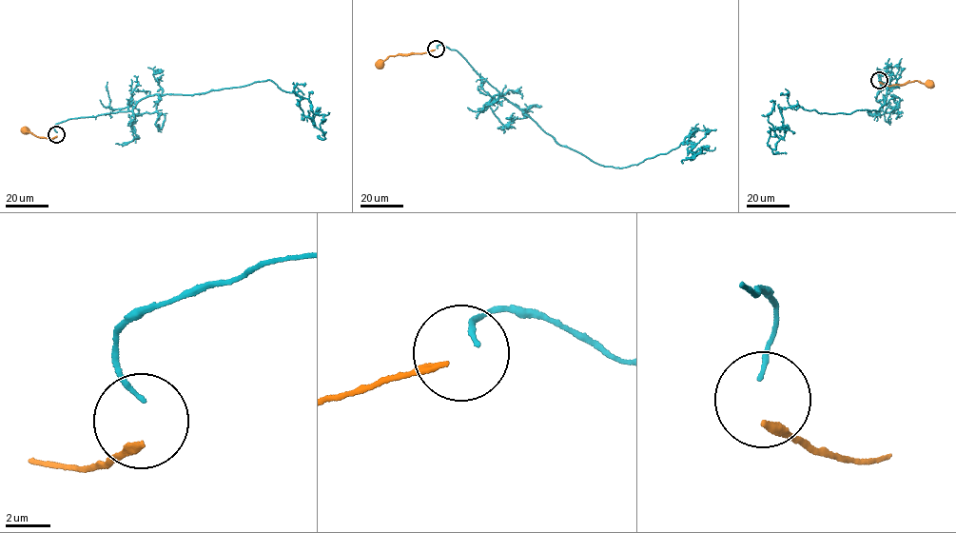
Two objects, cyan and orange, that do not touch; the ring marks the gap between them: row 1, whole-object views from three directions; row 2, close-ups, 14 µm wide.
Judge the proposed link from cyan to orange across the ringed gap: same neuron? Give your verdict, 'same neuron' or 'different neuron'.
different neuron

